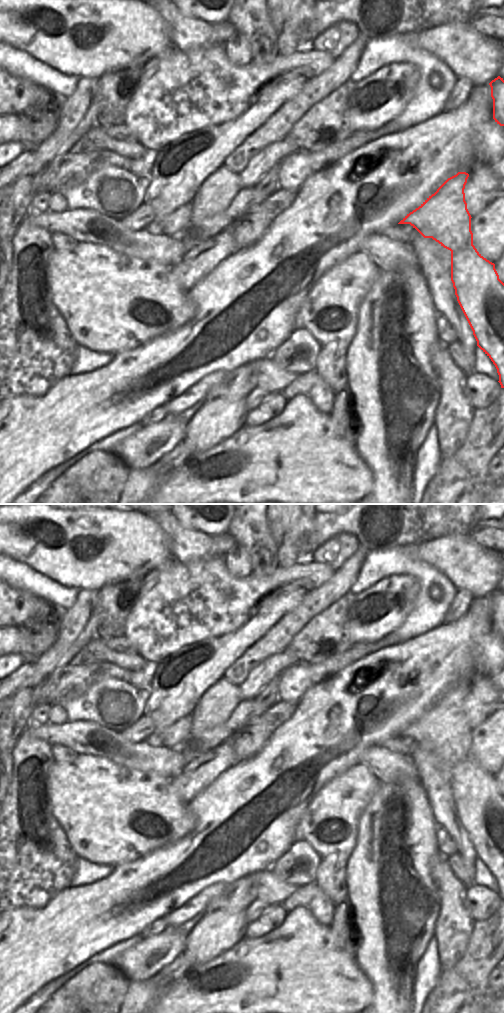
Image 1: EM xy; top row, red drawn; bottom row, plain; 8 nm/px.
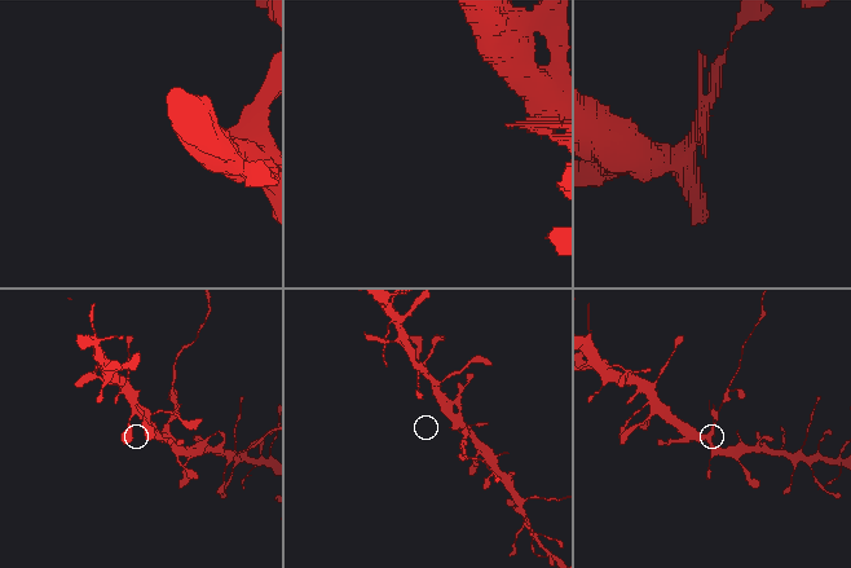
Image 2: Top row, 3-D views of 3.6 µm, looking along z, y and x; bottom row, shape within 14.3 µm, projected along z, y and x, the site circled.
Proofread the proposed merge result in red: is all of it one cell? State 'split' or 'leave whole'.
split

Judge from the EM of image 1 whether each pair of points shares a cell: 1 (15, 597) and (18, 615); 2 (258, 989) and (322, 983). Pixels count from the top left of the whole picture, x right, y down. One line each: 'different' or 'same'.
1: same
2: same

